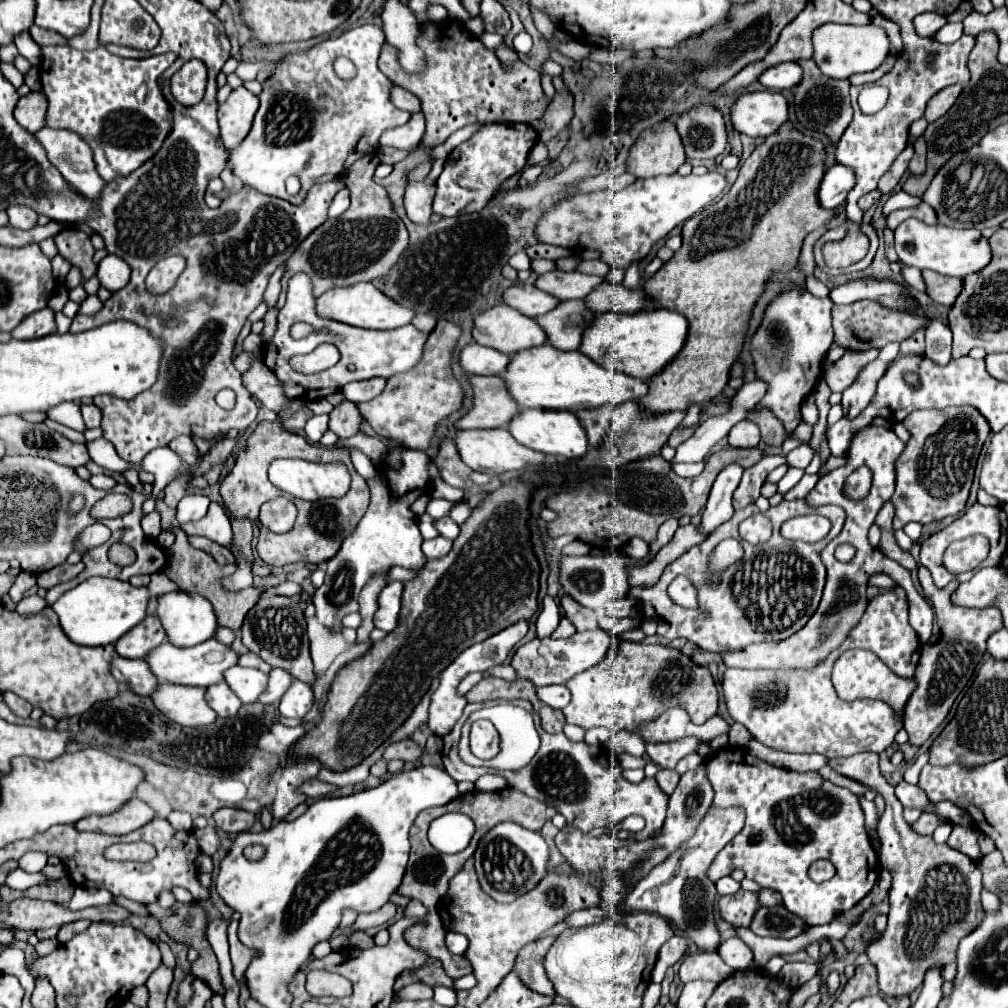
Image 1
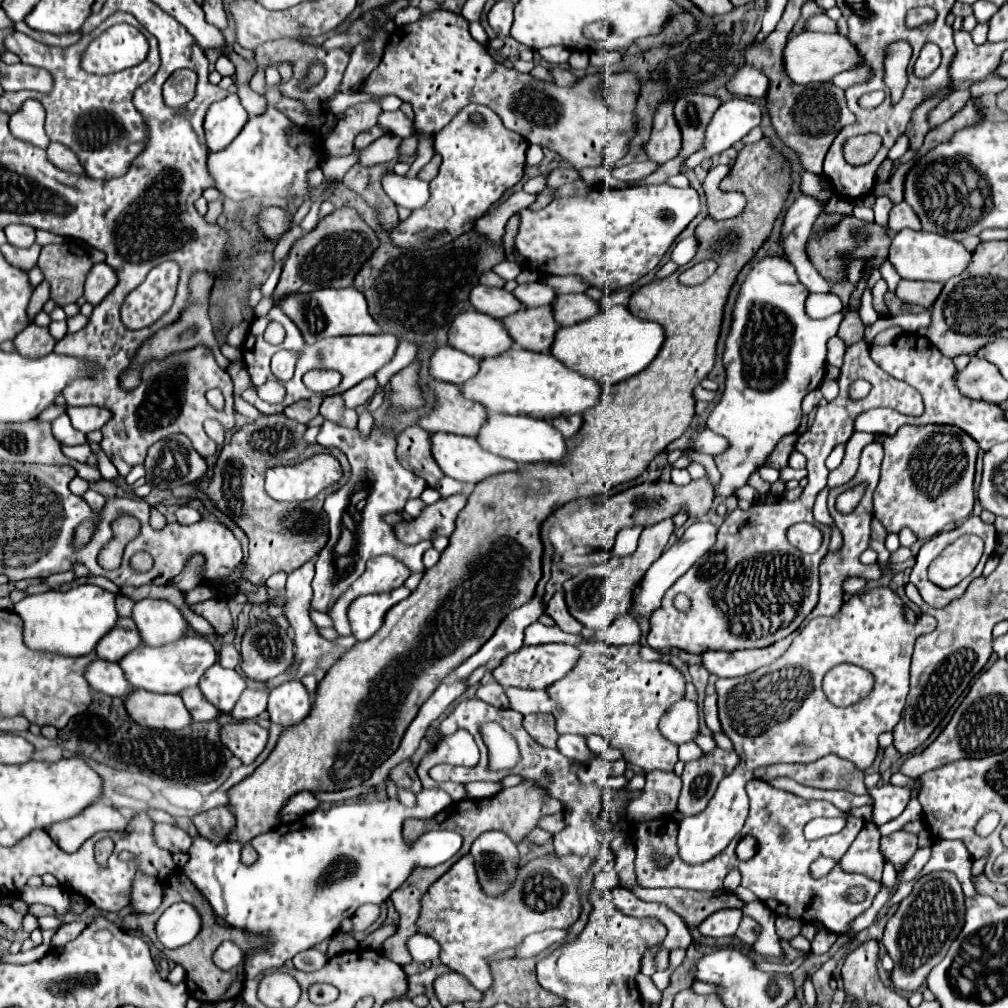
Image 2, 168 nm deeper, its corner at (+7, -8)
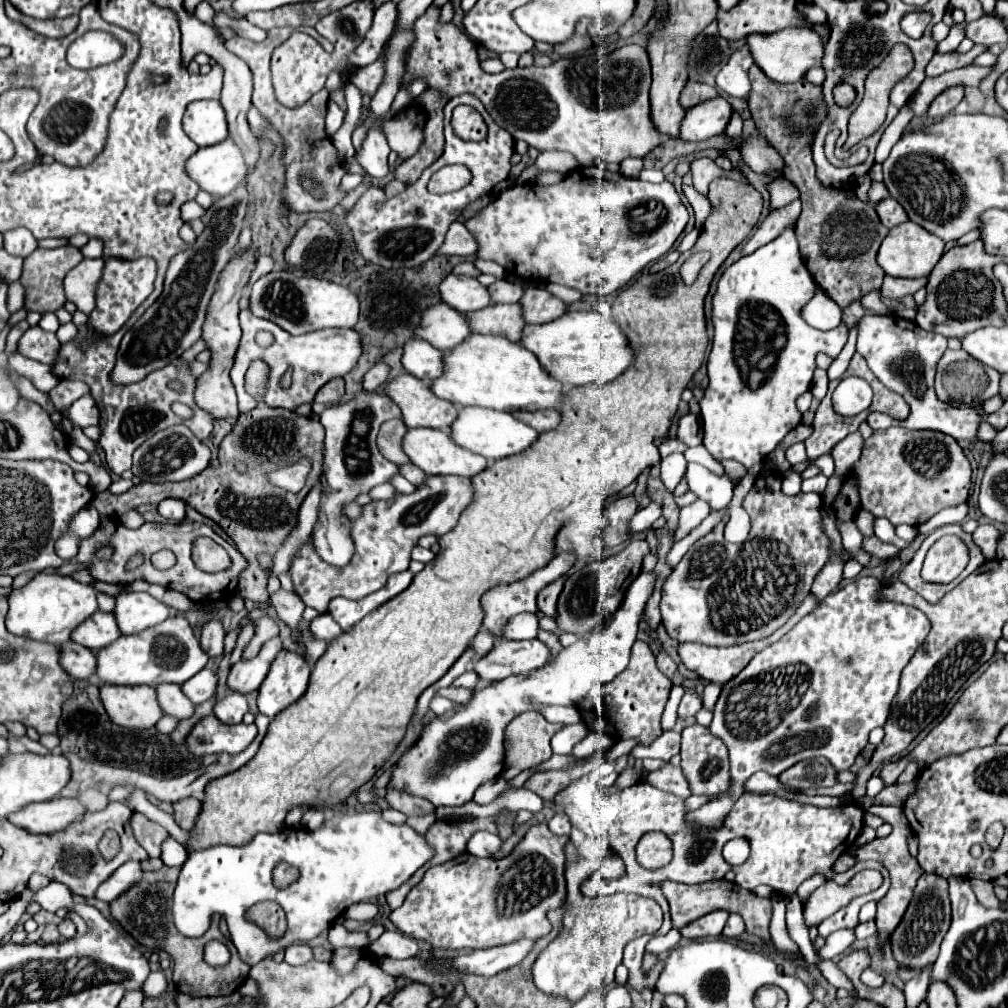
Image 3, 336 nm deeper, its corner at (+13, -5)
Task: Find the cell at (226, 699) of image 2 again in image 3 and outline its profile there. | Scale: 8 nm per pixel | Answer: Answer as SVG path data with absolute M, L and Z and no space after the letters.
M204 668L194 678L184 682L184 694L186 698L190 698L190 702L202 704L216 694L216 686L218 686L218 676L212 670Z

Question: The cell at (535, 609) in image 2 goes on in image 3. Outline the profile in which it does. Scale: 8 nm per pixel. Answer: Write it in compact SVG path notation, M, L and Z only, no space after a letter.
M560 552L560 554L556 554L556 556L548 562L548 566L534 570L534 574L530 574L528 578L516 580L516 582L512 582L512 584L494 586L494 588L490 588L490 590L482 596L482 608L484 608L484 622L482 622L482 624L486 626L486 630L490 630L490 632L496 636L496 642L502 640L500 630L502 630L502 626L506 624L506 620L508 620L510 616L518 614L518 612L536 612L536 610L538 610L538 606L536 606L536 596L538 596L538 592L540 592L546 584L550 584L550 582L554 582L556 578L564 576L564 574L574 566L574 562L576 562L576 554L574 554L574 552Z

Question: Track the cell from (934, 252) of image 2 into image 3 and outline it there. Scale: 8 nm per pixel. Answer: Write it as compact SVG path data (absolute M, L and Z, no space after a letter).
M906 222L890 228L888 236L882 240L882 246L878 250L878 264L888 276L920 278L930 274L930 270L942 258L942 252L944 252L944 242L940 238L936 238L934 234L930 234L928 230L924 230L914 222Z

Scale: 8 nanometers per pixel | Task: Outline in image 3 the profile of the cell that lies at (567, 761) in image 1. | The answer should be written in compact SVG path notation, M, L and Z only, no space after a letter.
M434 696L432 702L430 702L430 710L432 710L436 716L442 716L442 714L454 710L454 708L456 708L456 704L450 702L450 700L446 700L446 698L442 698L442 696Z

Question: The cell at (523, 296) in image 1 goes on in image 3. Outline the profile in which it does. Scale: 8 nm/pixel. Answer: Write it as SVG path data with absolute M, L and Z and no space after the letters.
M448 274L440 282L438 292L440 292L440 298L444 304L448 304L450 308L454 308L462 314L486 308L490 304L488 290L476 278L470 278L470 276Z

